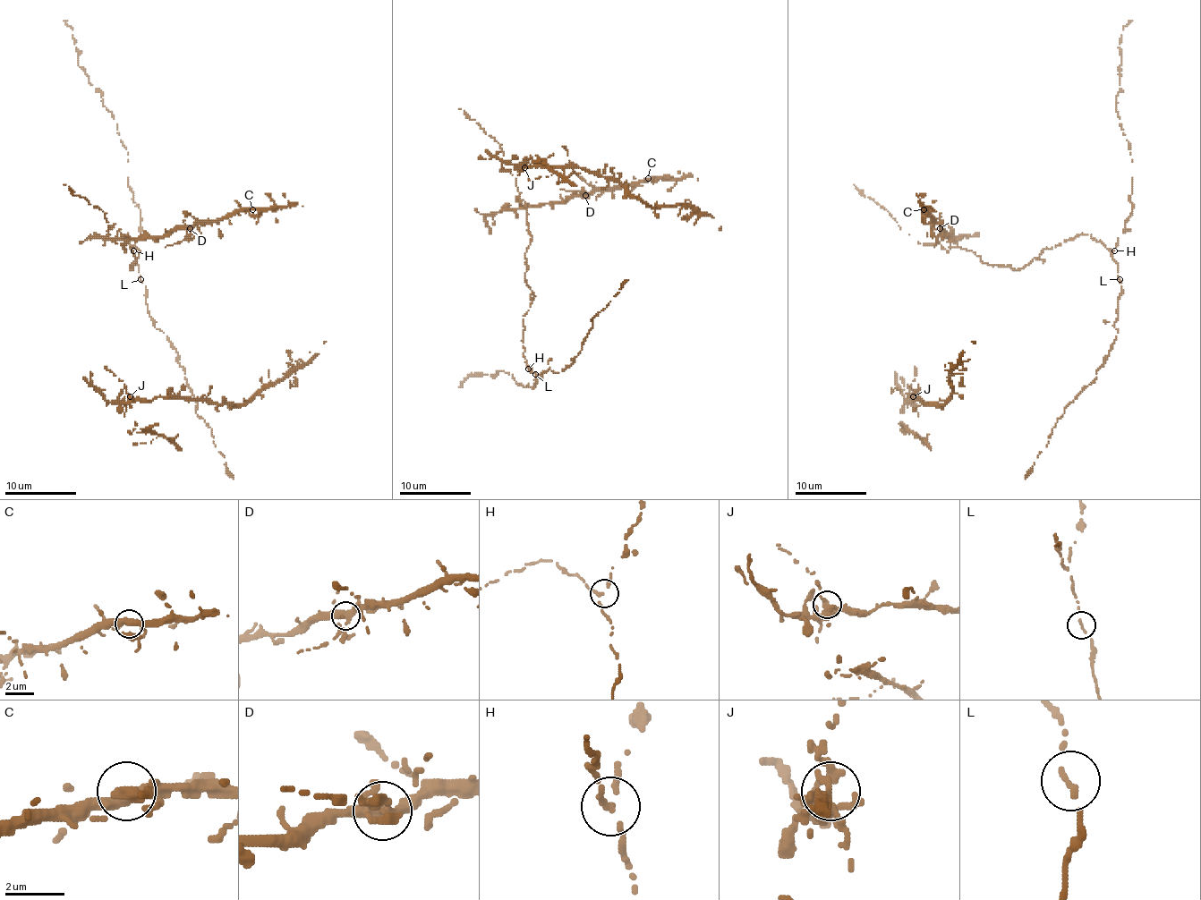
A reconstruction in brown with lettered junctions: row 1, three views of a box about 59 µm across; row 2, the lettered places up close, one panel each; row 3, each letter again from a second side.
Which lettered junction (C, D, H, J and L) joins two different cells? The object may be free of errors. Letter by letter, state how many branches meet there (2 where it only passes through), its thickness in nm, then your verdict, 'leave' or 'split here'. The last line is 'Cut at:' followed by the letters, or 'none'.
C: 3 | 320 nm | leave
D: 5 | 320 nm | leave
H: 3 | 180 nm | leave
J: 5 | 280 nm | leave
L: 2 | 160 nm | leave
Cut at: none

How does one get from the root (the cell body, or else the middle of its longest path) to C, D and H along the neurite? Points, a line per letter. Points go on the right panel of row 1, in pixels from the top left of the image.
C: (1120, 281), (1112, 254), (1091, 234), (1044, 249), (1012, 270), (950, 247), (924, 209)
D: (1120, 281), (1112, 254), (1091, 234), (1044, 249), (1012, 270), (950, 247), (940, 227)
H: (1120, 281), (1118, 265), (1112, 258), (1114, 250)

